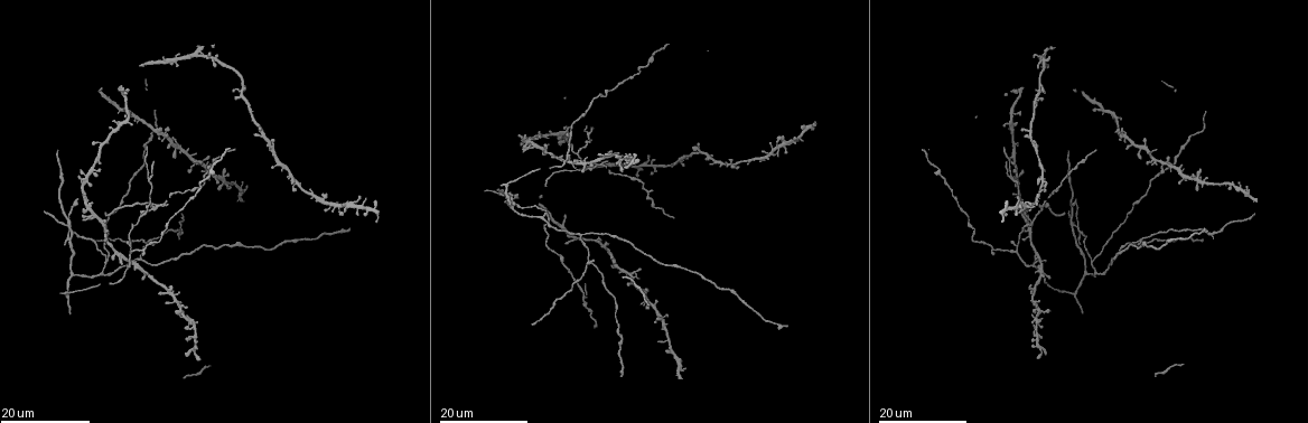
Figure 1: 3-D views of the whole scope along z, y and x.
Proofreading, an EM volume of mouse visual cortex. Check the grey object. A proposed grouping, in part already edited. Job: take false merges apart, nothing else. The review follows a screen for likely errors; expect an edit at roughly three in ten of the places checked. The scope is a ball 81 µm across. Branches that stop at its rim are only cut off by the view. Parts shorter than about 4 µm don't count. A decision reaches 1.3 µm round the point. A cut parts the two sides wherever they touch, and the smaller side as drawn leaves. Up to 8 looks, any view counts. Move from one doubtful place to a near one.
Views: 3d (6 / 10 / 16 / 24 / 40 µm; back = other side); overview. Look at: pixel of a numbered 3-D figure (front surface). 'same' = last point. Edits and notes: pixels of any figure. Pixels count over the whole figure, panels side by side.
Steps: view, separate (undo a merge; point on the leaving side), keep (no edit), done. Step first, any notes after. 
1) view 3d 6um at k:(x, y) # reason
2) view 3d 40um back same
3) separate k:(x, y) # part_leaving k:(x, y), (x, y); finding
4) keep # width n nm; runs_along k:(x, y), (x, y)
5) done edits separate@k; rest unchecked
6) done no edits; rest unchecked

view 3d 24um at 1:(580, 235) # three arms meet

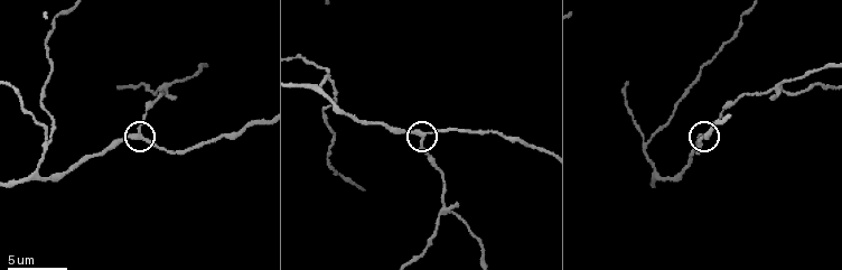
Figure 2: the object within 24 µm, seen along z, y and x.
view 3d 6um at 2:(141, 138) # zoom in

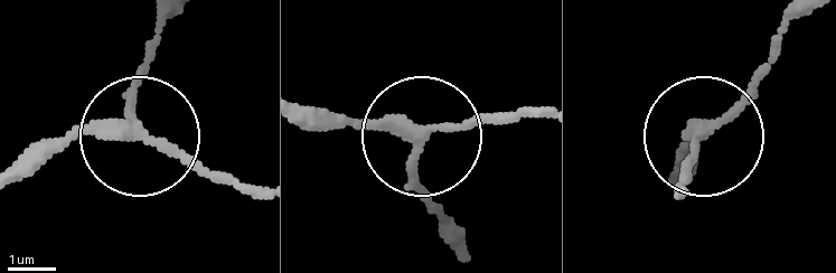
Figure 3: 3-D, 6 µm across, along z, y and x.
keep # side_arm 42 um; runs_along 3:(304, 112), (413, 128), (425, 204); one neuron here

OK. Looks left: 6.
view 3d 16um at 1:(569, 137) # three arms meet

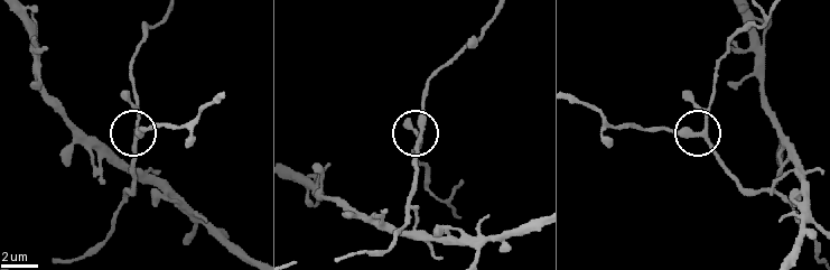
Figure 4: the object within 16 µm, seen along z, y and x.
view 3d 6um at 4:(701, 135) # zoom in

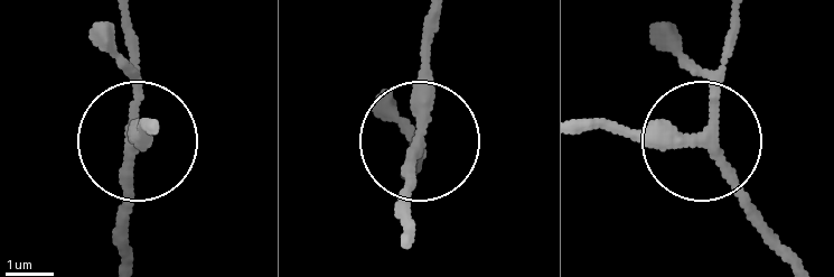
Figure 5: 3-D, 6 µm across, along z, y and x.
keep # side_arm 47 um; runs_along 5:(122, 257), (134, 31); all the same neuron

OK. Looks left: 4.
view 3d 24um at 1:(566, 157) # a fork

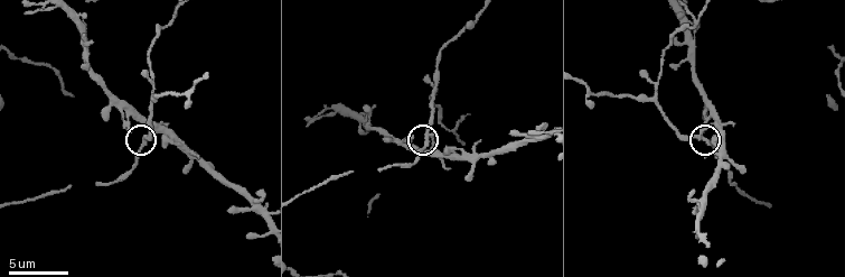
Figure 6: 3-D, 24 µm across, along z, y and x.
view 3d 10um at 6:(427, 133)

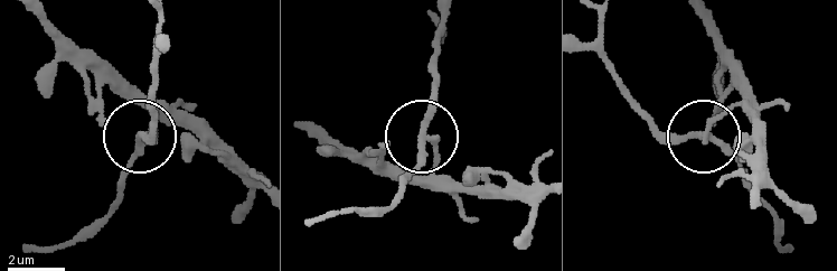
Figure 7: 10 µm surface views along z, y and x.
keep # width 220 nm; all the same neuron

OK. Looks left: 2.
view 3d 10um at 6:(174, 19) # branch point

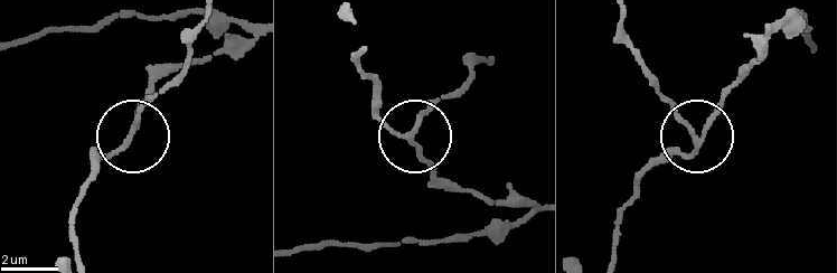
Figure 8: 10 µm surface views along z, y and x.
view 3d 6um at 8:(128, 136)

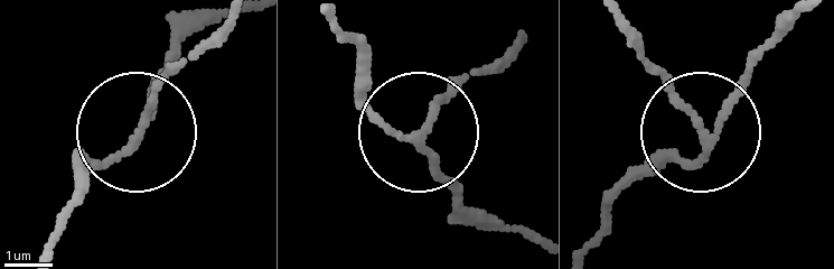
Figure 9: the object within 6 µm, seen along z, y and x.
keep # arms 3; all the same neuron

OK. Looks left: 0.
done no edits; rest unchecked

